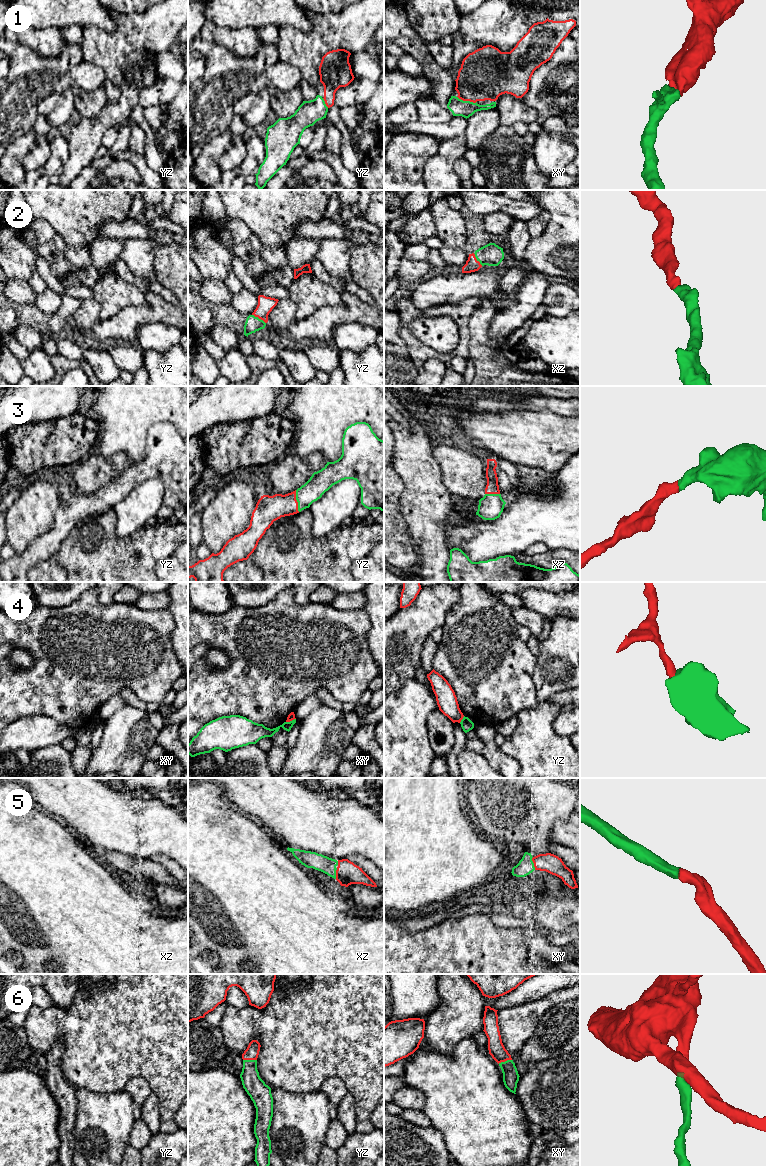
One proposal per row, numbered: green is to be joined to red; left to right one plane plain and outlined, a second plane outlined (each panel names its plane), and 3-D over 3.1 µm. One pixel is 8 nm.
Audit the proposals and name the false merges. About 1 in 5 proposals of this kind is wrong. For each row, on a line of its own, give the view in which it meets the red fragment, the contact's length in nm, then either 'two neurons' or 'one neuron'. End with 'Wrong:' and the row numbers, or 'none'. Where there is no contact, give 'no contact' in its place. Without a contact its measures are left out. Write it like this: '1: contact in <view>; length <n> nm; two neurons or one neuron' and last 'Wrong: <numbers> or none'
1: contact in xy; length 170 nm; one neuron
2: contact in yz; length 130 nm; one neuron
3: contact in yz; length 180 nm; one neuron
4: contact in xy; length 90 nm; two neurons
5: contact in xy; length 110 nm; one neuron
6: contact in yz; length 110 nm; one neuron
Wrong: 4

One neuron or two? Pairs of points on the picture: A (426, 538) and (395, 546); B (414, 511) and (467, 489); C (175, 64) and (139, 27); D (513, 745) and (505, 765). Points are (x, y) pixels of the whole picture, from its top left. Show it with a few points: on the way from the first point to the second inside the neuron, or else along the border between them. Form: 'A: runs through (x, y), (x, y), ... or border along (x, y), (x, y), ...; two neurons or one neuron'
A: border along (405, 520), (410, 535), (417, 547), (418, 564); two neurons
B: border along (442, 473), (444, 486), (455, 498); two neurons
C: border along (168, 49), (155, 54); two neurons
D: border along (499, 747), (505, 753), (512, 756), (520, 767); two neurons

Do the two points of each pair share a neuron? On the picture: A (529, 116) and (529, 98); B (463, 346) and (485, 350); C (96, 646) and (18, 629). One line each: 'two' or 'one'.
A: two
B: two
C: one

